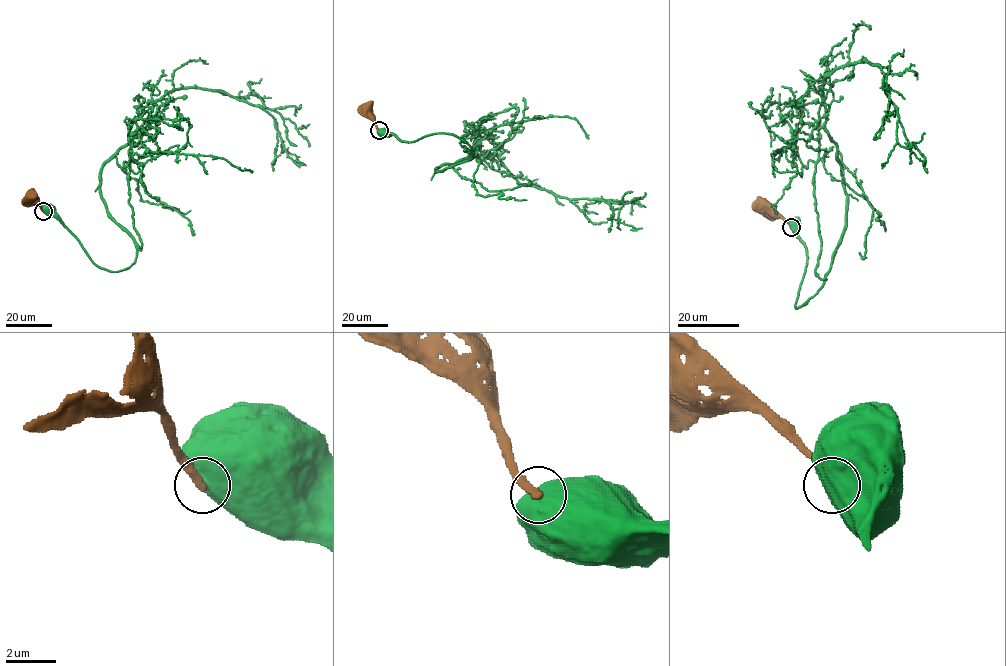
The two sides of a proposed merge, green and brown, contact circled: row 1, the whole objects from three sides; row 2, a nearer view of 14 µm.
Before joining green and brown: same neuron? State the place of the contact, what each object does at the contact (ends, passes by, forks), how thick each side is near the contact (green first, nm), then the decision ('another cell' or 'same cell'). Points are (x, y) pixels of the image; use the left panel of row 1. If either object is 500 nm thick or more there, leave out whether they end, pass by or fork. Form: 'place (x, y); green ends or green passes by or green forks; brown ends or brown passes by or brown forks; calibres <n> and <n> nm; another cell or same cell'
place (43, 211); calibres 950 and 280 nm; another cell

